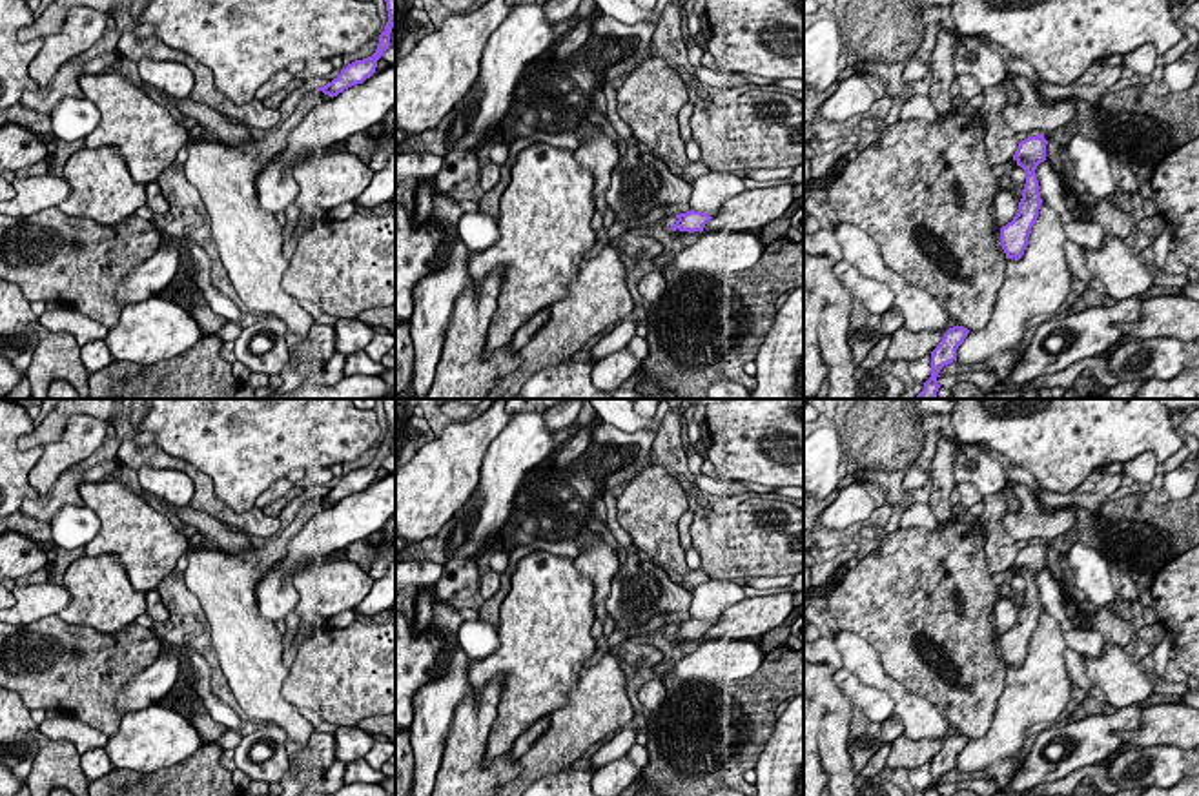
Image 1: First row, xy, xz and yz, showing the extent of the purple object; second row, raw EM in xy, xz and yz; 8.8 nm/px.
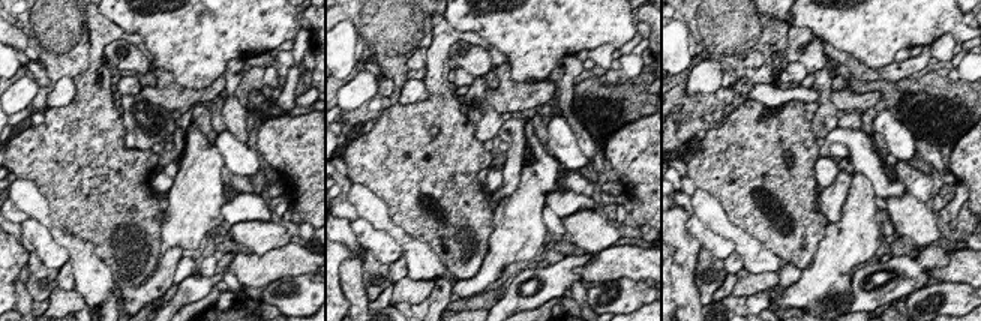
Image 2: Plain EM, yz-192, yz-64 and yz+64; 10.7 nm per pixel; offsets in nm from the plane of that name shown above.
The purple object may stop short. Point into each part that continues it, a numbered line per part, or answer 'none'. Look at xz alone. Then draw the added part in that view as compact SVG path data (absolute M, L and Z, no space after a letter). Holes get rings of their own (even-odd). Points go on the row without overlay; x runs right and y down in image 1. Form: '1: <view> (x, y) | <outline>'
none

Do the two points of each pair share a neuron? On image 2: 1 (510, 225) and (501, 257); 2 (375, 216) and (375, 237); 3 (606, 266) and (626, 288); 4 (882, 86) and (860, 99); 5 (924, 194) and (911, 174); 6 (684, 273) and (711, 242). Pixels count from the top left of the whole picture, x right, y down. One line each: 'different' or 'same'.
1: same
2: different
3: different
4: different
5: same
6: different

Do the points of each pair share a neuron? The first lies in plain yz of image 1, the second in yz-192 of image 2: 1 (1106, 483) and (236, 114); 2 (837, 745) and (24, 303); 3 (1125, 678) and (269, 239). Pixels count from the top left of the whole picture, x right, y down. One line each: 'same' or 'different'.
1: same
2: same
3: same

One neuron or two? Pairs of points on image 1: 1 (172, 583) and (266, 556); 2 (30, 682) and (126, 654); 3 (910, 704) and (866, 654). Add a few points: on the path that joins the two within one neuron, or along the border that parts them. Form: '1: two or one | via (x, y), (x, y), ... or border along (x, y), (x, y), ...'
1: two | border along (181, 572), (186, 589), (203, 607)
2: one | via (53, 680), (93, 680), (102, 671)
3: one | via (897, 693), (870, 667)

